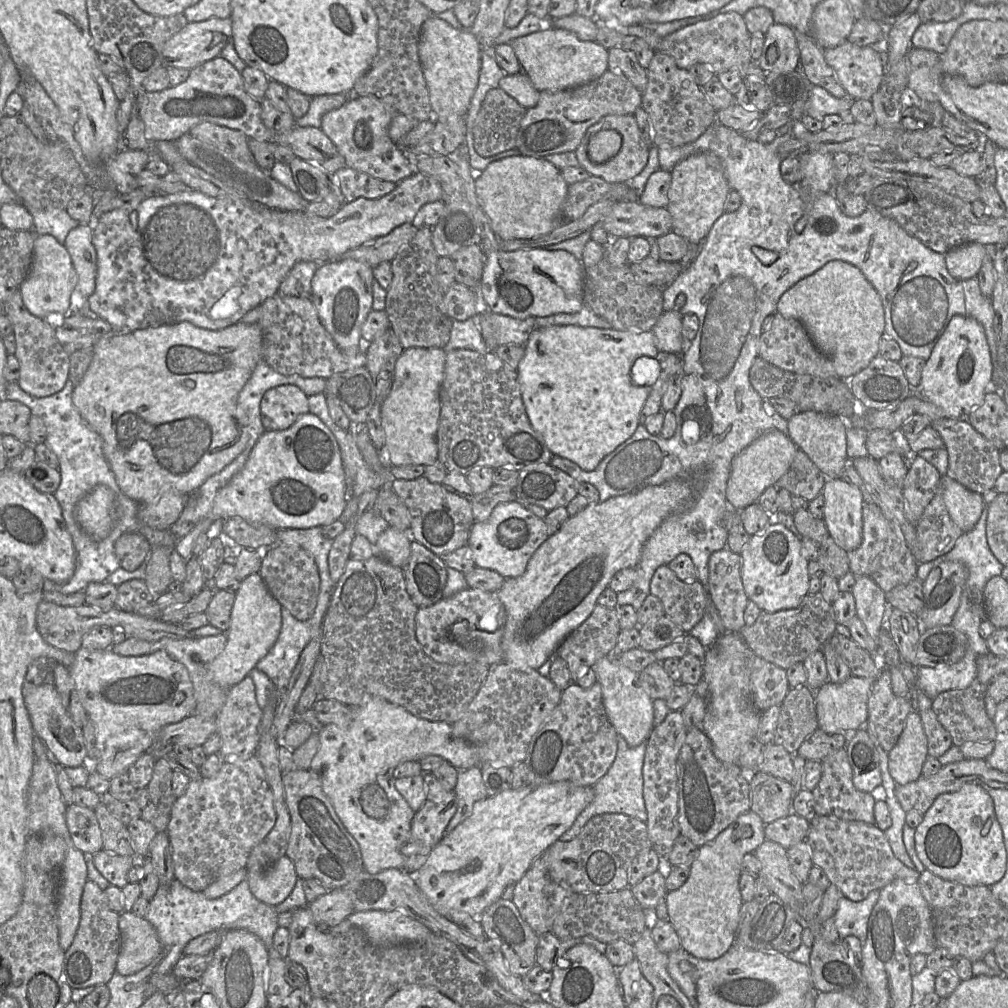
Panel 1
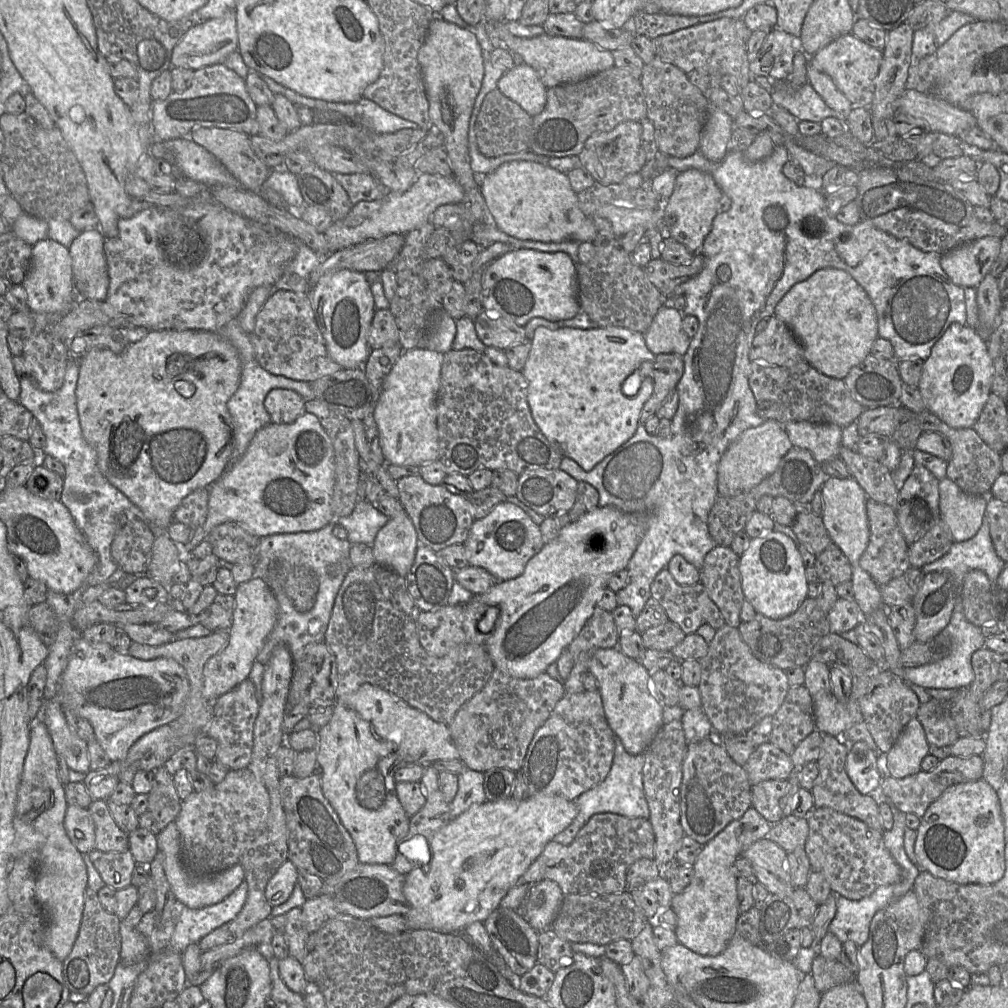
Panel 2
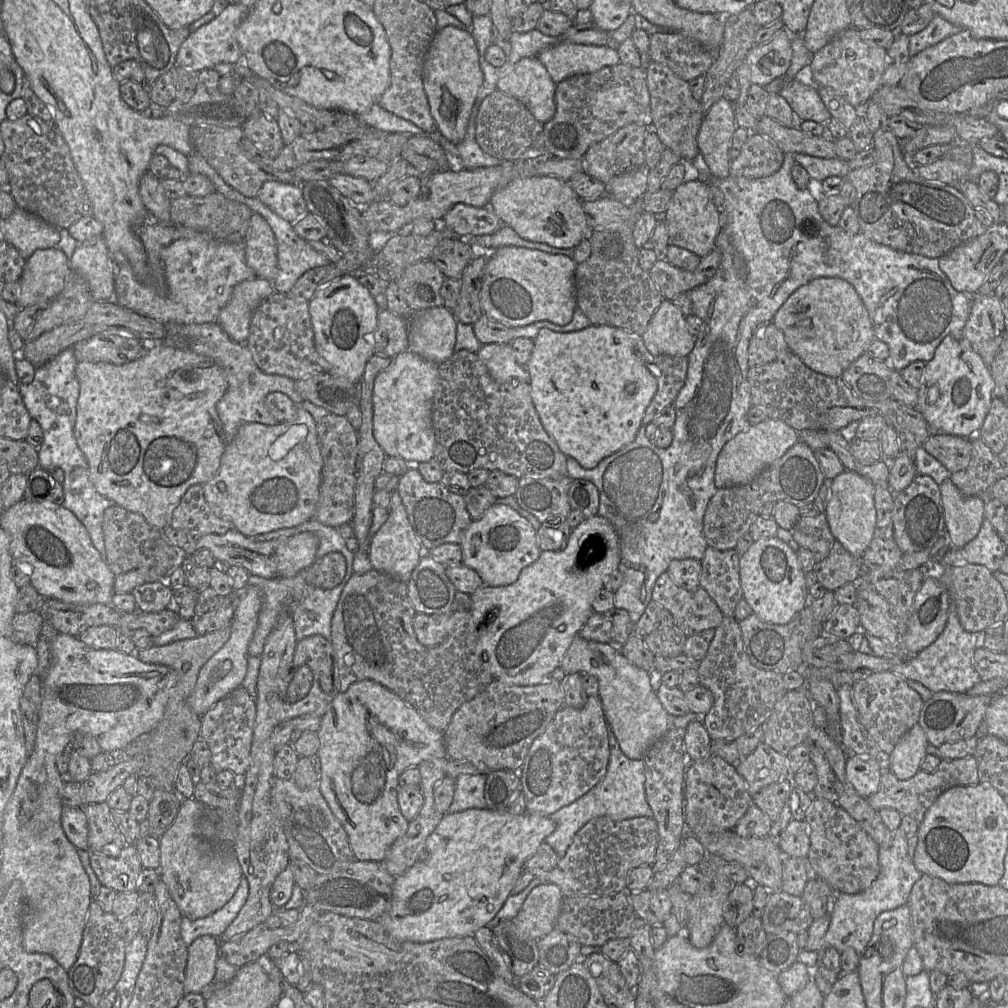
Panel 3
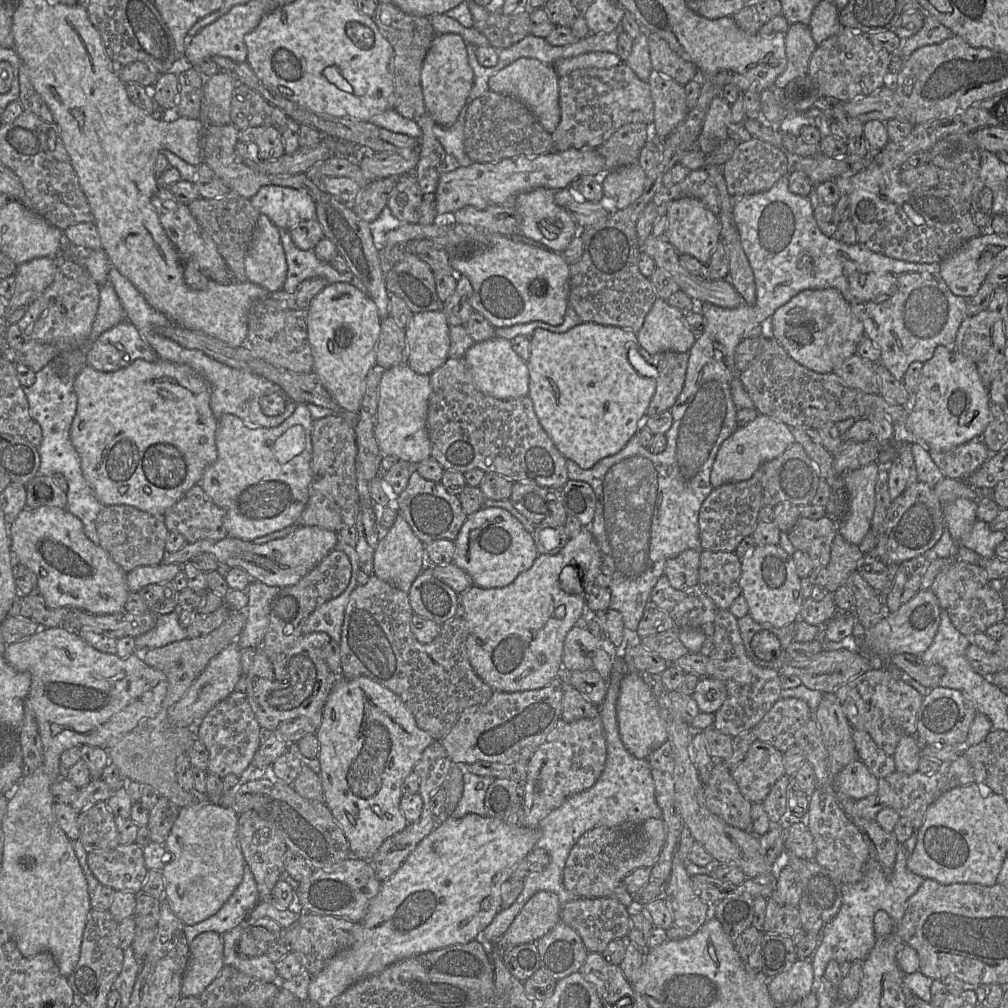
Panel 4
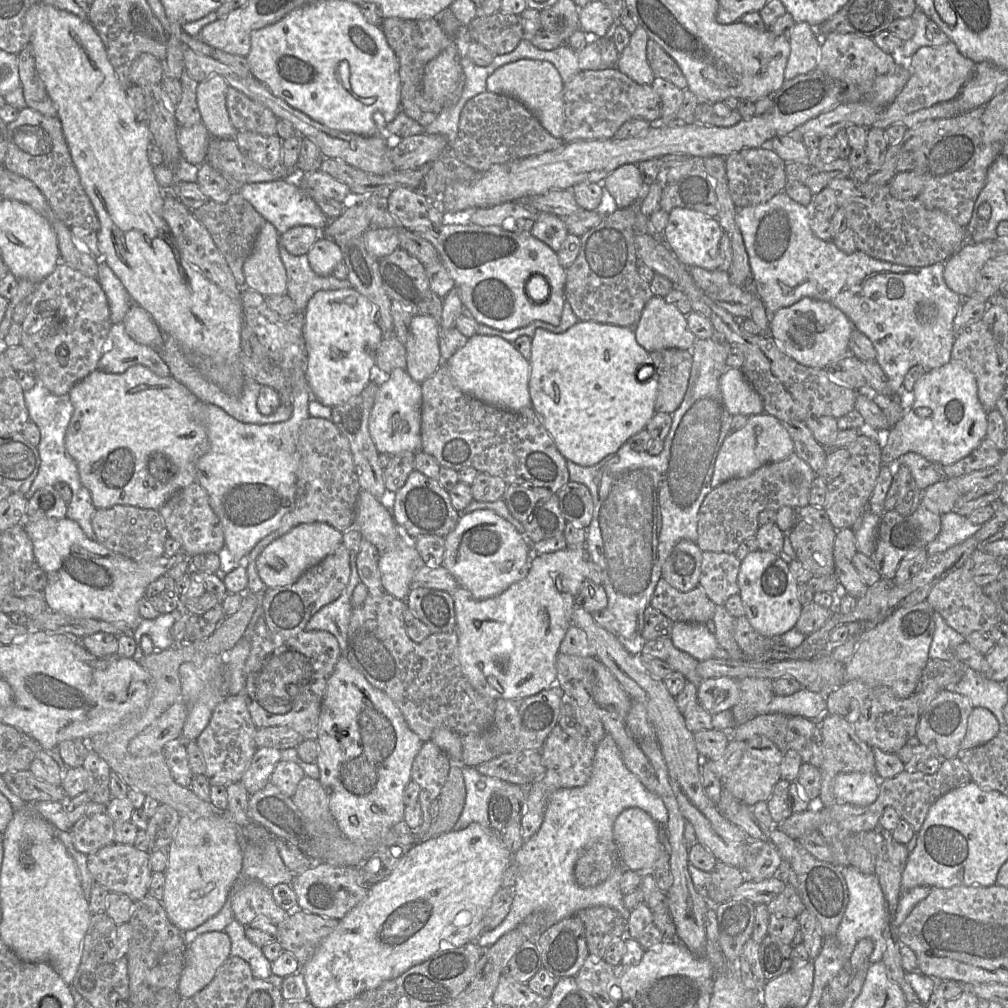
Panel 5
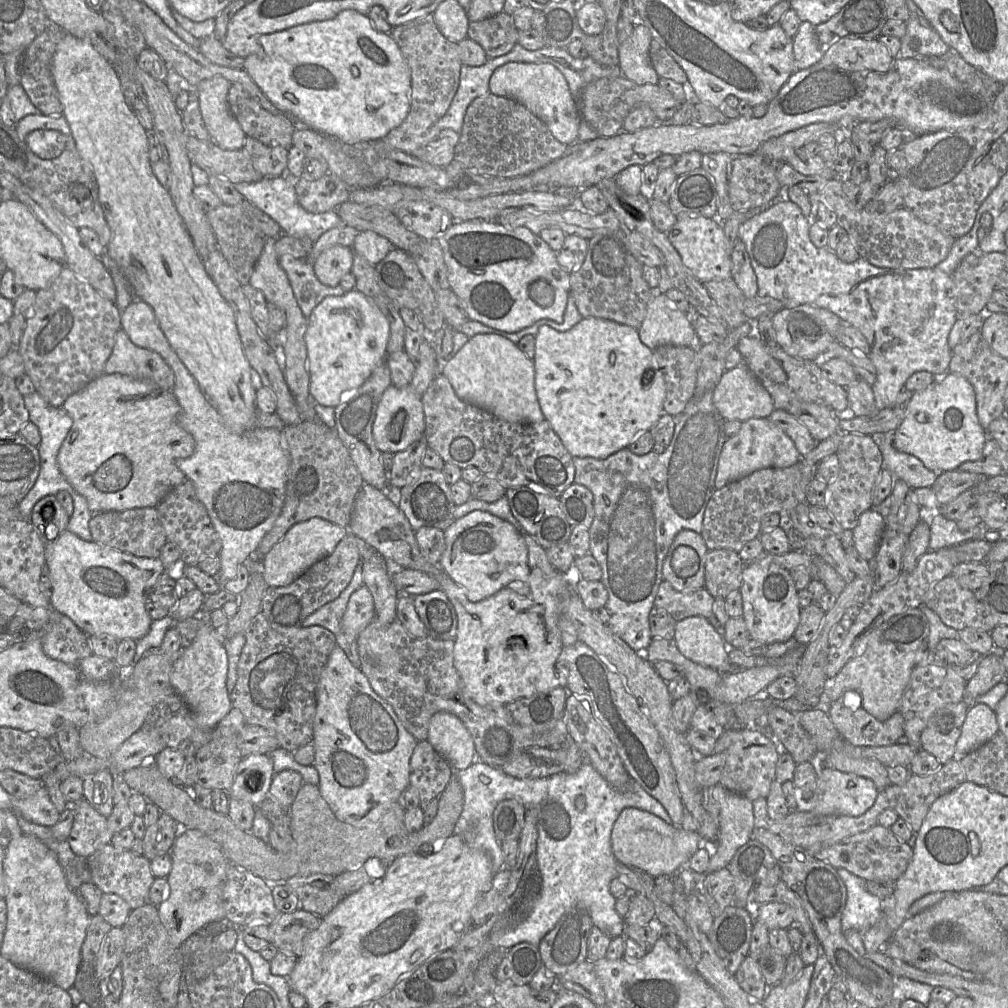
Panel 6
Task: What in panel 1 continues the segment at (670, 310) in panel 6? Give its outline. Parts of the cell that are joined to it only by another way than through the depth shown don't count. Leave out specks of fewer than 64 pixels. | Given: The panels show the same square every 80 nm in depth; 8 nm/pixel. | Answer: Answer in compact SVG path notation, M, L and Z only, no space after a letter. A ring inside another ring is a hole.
M663 311L652 328L655 344L660 352L682 355L686 343L682 335L682 317L679 311Z

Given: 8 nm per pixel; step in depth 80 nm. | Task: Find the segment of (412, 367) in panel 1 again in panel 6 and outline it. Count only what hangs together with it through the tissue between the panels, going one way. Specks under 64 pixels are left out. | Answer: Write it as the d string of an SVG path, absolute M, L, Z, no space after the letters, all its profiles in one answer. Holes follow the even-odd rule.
M393 384L390 385L379 401L372 425L372 436L378 450L392 454L403 451L422 437L424 430L422 397L415 393L411 384L403 388L397 388Z

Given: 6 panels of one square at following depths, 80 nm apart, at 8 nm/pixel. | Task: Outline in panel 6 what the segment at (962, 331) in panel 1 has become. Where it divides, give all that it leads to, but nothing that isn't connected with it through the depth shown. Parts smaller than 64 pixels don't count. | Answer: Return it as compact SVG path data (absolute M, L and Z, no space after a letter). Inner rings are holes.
M947 372L944 377L934 380L929 386L914 391L906 416L894 431L893 446L896 450L917 457L926 468L940 475L954 471L966 461L976 461L981 455L988 434L979 423L976 399L972 385L961 375Z

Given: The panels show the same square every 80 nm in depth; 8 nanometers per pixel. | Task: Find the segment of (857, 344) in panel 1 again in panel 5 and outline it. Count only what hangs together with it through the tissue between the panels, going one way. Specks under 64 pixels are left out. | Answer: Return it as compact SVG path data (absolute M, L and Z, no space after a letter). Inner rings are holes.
M804 297L772 314L768 333L782 350L798 363L826 369L831 362L848 354L848 343L853 329L848 317L831 303Z

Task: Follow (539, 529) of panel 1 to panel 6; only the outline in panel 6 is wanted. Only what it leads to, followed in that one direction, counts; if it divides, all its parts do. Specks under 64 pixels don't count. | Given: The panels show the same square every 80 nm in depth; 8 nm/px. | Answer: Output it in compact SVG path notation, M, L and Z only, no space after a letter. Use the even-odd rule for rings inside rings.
M473 511L460 519L455 520L445 531L445 551L439 566L459 586L463 587L469 601L476 603L487 599L515 581L527 584L530 576L528 549L525 541L515 527L488 512Z

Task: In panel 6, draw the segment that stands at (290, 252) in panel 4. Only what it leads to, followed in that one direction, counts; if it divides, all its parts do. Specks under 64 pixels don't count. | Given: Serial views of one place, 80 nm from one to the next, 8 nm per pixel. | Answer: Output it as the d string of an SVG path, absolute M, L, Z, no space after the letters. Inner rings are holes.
M282 255L279 257L279 263L288 277L295 300L307 320L313 309L324 298L341 296L345 293L340 285L330 287L322 284L307 258Z

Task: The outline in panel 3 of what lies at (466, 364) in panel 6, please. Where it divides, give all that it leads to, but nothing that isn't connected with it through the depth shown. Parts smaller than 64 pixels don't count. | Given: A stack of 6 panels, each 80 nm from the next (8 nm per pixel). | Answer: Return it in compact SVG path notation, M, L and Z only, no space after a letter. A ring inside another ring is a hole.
M484 344L476 354L496 382L508 384L518 380L529 383L529 373L516 361L510 344Z

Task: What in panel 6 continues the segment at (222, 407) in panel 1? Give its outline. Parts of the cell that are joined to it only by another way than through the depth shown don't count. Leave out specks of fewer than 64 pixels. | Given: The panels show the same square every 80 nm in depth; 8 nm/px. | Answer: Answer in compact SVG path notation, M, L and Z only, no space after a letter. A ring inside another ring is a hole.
M103 373L70 395L62 407L72 418L72 425L59 449L57 464L74 490L86 499L93 514L157 507L170 490L187 479L175 462L193 454L195 440L178 423L180 406L172 390L124 374Z

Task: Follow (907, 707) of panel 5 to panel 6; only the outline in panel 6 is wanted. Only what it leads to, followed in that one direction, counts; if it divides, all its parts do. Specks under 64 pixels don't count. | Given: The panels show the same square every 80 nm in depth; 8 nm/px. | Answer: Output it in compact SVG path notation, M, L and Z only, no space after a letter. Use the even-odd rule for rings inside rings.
M840 697L831 703L828 716L844 740L855 747L892 746L897 744L897 741L904 736L904 718L899 711L887 720L879 721L866 712L863 707L853 711L845 705L845 697Z

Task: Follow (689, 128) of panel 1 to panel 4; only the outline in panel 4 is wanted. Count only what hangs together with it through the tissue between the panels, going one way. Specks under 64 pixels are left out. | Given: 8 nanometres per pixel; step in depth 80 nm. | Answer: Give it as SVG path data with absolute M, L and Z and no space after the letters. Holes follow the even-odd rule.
M656 70L651 71L648 84L654 102L652 135L665 139L690 111L686 104L685 88Z

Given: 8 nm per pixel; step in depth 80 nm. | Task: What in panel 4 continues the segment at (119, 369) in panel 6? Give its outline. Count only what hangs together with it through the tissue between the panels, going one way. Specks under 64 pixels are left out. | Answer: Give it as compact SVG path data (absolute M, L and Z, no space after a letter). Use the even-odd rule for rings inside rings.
M127 320L101 333L86 353L86 363L104 372L127 367L136 359L156 362L160 358L136 327Z

